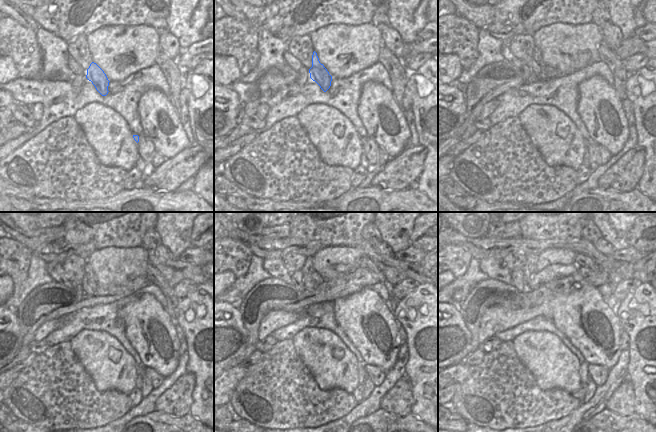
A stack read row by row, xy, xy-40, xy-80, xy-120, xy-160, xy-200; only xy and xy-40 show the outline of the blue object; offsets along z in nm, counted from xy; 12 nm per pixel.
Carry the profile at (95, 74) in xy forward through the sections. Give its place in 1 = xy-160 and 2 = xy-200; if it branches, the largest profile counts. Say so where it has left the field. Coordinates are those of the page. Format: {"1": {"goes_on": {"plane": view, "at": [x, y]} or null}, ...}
{"1": {"goes_on": {"plane": "xy-160", "at": [311, 279]}}, "2": {"goes_on": {"plane": "xy-200", "at": [529, 269]}}}

